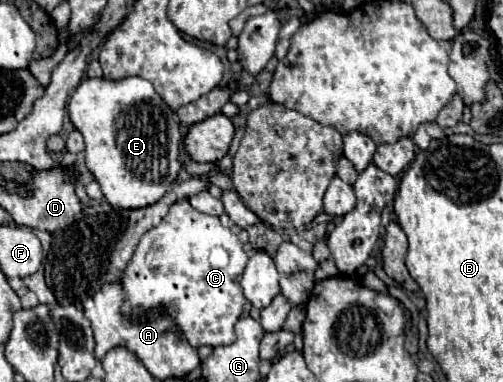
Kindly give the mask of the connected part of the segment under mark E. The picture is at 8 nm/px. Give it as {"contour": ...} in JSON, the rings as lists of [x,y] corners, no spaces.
{"contour":[[[137,76],[121,78],[121,80],[87,78],[77,86],[73,96],[69,98],[67,110],[69,110],[69,118],[73,126],[85,138],[87,168],[99,182],[103,196],[113,208],[133,210],[133,208],[155,204],[159,198],[163,198],[163,194],[169,190],[169,186],[175,182],[181,170],[179,146],[181,146],[183,134],[179,128],[177,114],[163,102],[163,98],[159,98],[151,82]]]}

